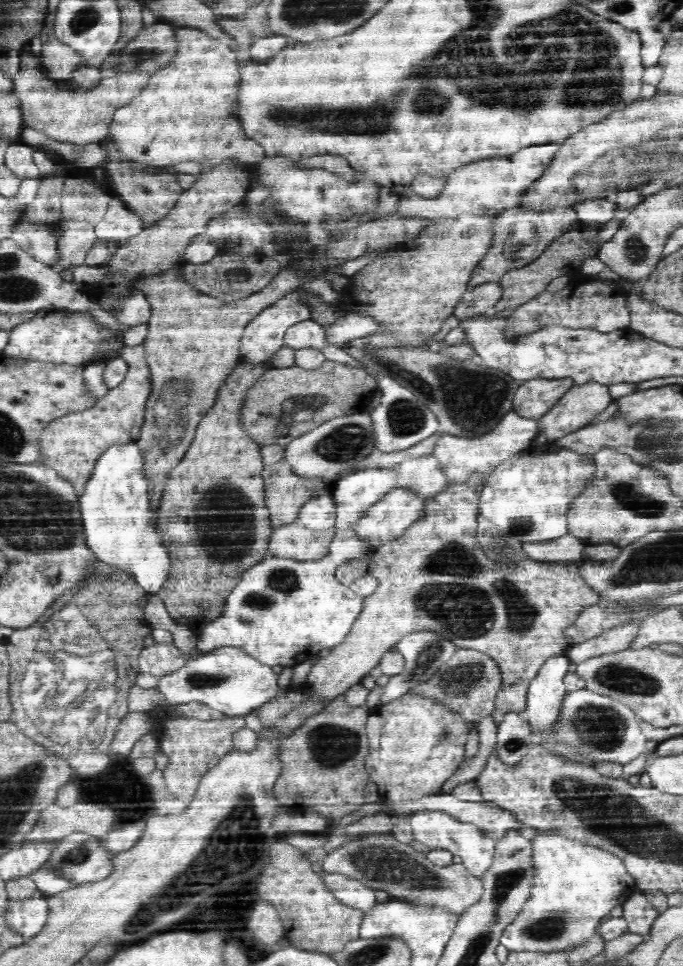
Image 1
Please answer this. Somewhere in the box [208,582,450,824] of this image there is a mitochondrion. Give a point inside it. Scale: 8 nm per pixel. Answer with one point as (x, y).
(330, 745)

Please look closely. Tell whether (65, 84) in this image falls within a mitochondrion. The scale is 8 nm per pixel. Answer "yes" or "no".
no

